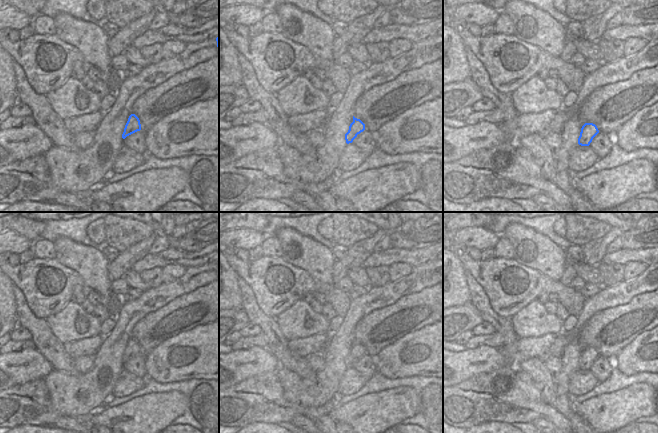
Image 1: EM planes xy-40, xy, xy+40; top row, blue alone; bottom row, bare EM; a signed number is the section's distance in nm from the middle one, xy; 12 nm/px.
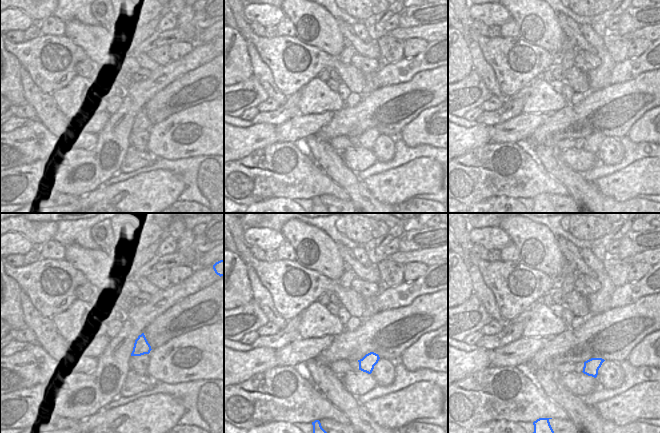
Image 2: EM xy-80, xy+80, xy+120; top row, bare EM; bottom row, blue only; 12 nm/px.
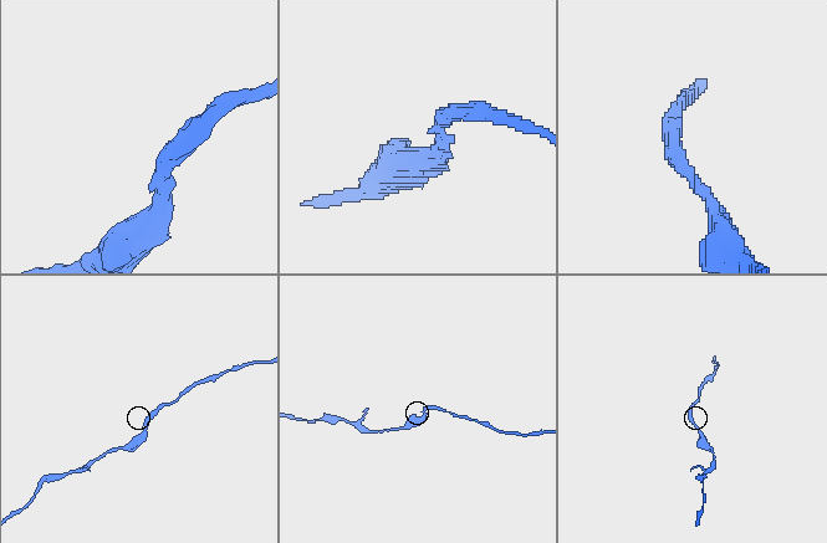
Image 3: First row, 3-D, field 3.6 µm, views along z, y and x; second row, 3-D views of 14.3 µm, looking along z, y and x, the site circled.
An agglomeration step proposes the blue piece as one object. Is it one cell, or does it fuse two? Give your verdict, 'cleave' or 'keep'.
keep

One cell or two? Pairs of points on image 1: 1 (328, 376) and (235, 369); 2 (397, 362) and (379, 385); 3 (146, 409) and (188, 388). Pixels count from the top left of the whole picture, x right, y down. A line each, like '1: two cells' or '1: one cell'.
1: two cells
2: two cells
3: two cells

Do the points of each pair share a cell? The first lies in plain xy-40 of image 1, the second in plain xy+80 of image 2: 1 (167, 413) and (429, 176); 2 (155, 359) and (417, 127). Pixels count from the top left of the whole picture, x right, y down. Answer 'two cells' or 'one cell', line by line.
1: one cell
2: one cell

